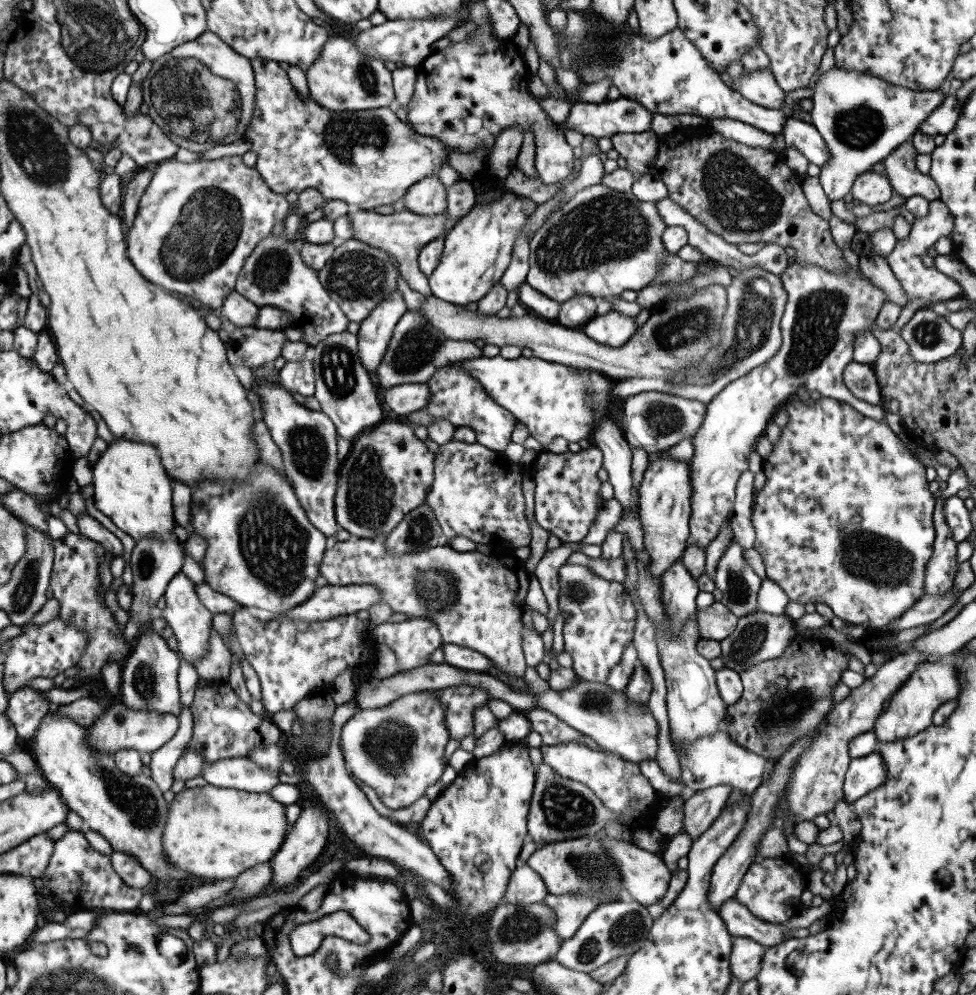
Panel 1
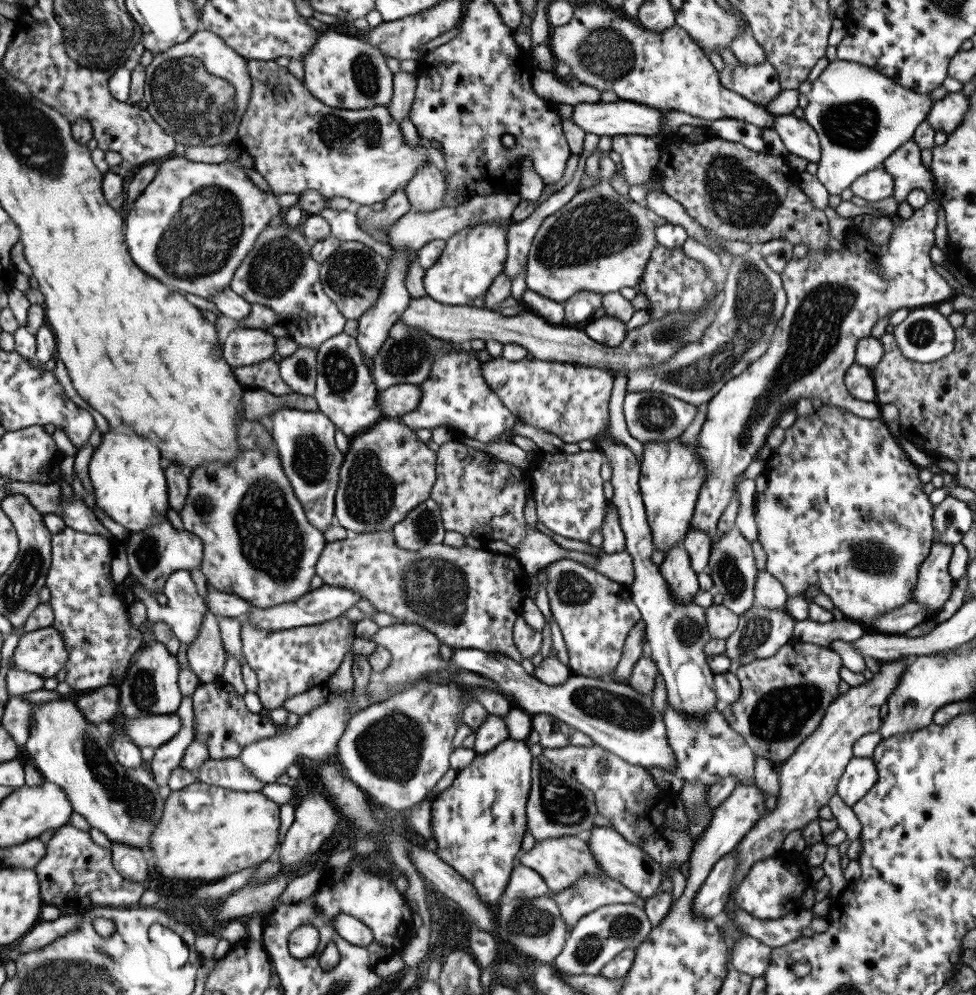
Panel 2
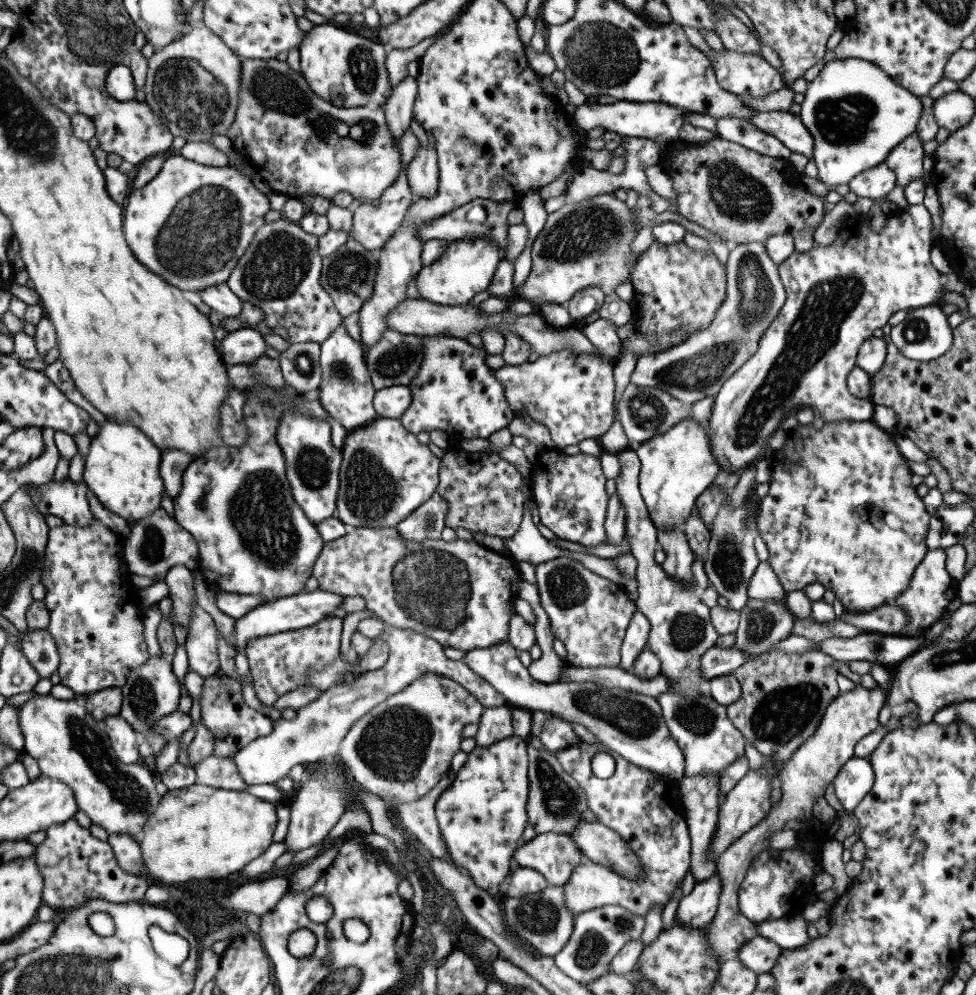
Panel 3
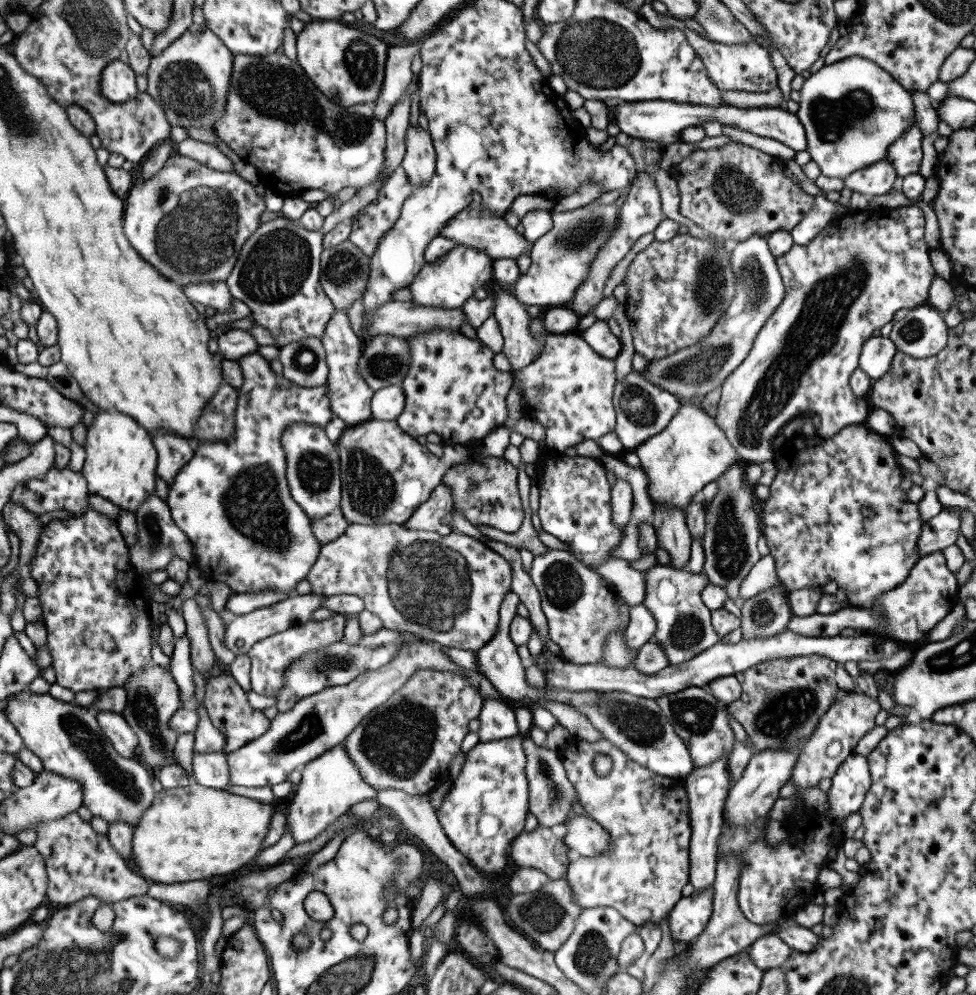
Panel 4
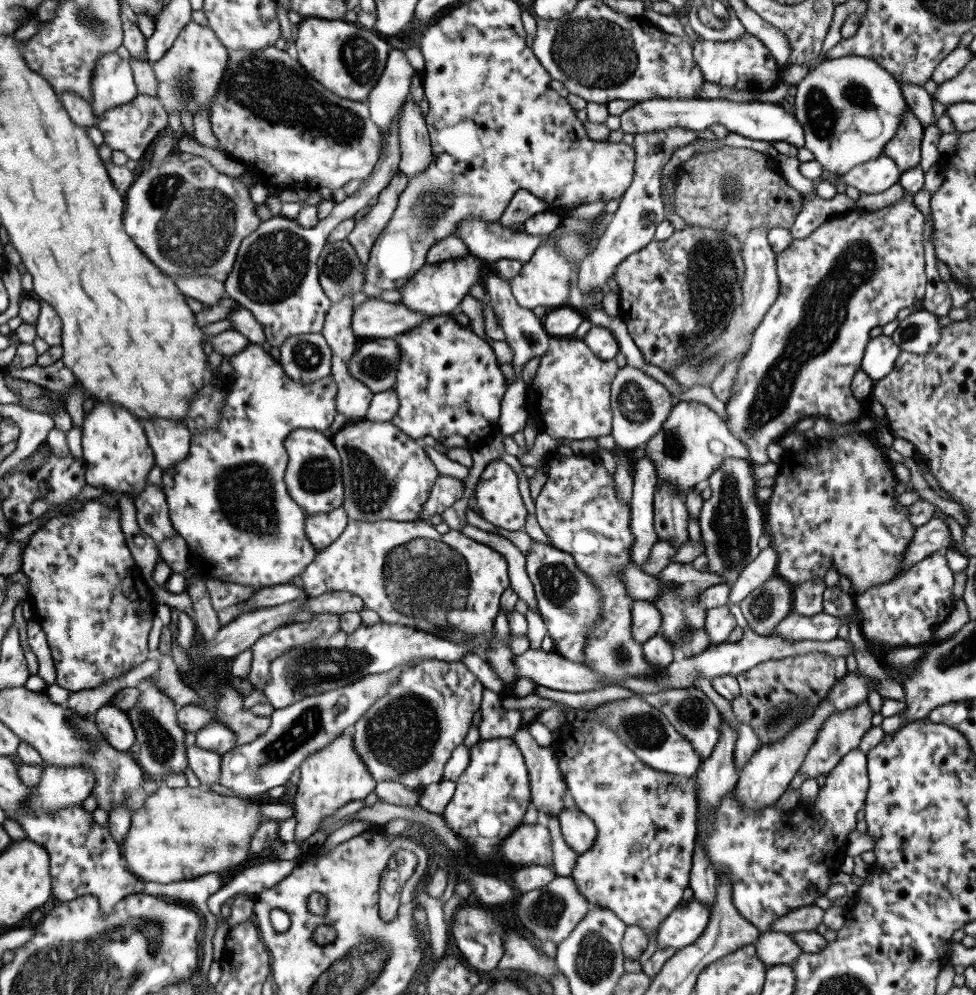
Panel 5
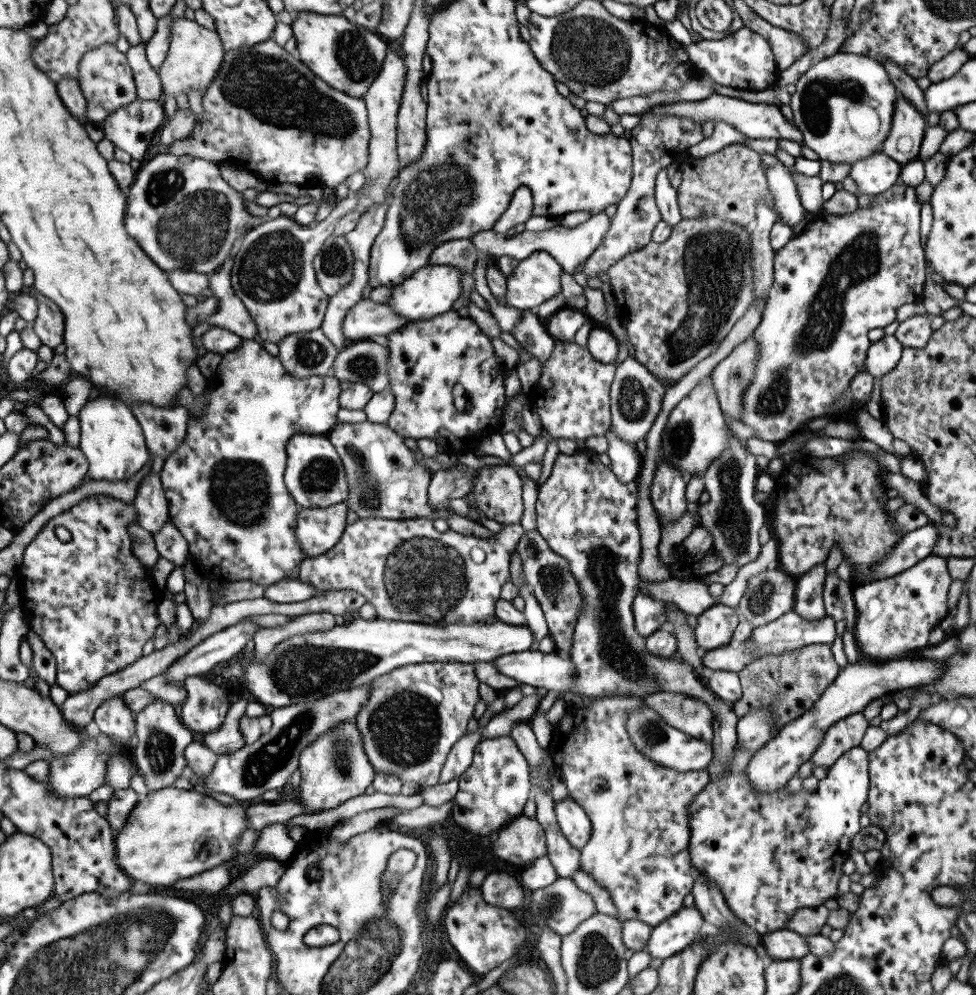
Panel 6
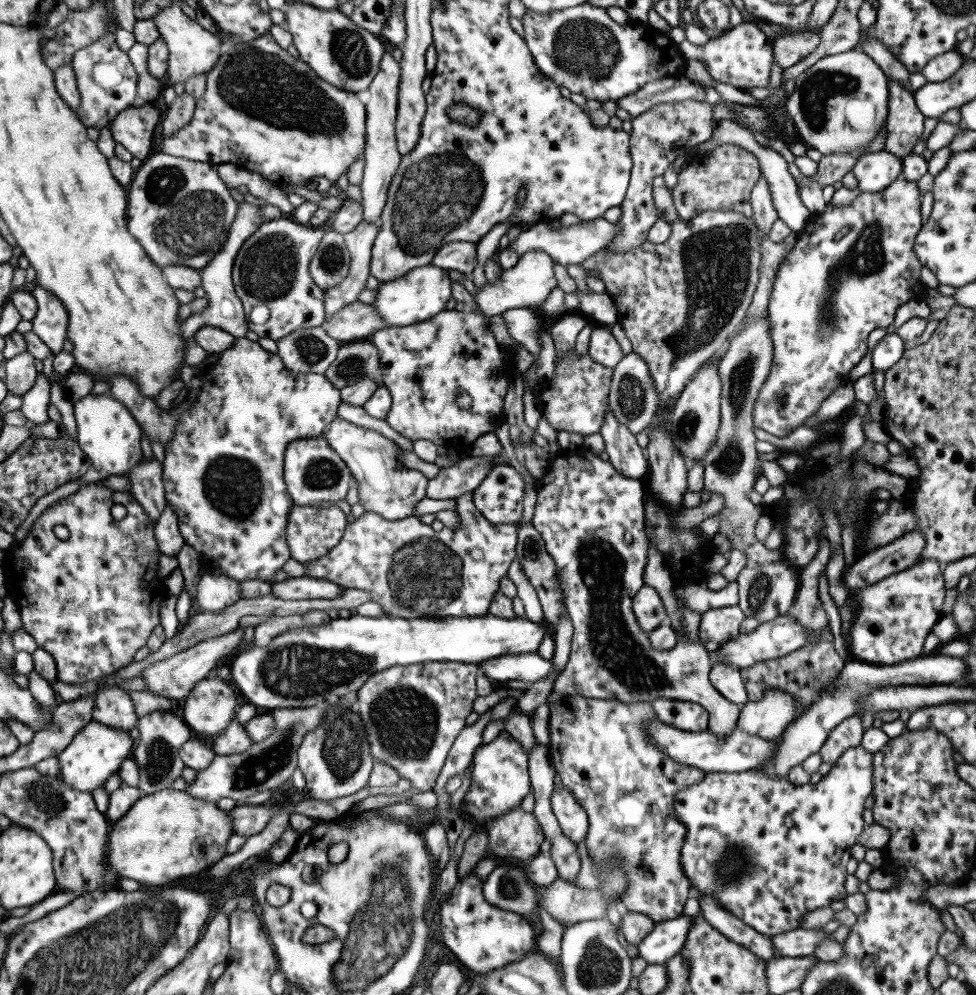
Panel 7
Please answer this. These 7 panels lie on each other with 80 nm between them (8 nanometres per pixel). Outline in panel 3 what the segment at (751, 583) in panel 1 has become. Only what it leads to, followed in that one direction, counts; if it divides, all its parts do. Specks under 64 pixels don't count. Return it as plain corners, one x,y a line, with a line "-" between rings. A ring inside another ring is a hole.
728,493
712,524
707,526
710,535
703,568
708,578
708,584
717,591
718,596
725,598
729,609
739,614
739,610
749,599
747,596
748,580
759,563
753,546
753,539
757,532
751,532
744,523
749,516
749,508
753,505
747,505
747,501
744,501
742,504
737,504
736,508
728,508
729,502
730,495

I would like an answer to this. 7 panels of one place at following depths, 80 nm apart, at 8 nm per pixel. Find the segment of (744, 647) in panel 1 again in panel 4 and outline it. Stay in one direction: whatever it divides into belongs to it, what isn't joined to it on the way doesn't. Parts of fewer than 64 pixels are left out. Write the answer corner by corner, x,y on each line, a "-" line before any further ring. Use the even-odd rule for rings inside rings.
780,585
755,594
739,604
741,639
769,638
783,632
793,616

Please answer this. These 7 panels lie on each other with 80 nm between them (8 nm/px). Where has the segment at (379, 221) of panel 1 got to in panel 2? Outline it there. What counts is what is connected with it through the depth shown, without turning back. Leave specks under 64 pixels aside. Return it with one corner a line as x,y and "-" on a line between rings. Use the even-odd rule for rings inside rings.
516,191
505,194
488,194
472,196
461,206
439,207
426,213
407,211
395,222
392,222
385,230
386,244
392,248
400,248
408,256
408,267
404,274
404,285
410,298
417,299
426,296
423,286
424,268
417,264
417,251
431,240
446,241
455,232
475,223
492,223
501,221
504,223
517,206
519,196

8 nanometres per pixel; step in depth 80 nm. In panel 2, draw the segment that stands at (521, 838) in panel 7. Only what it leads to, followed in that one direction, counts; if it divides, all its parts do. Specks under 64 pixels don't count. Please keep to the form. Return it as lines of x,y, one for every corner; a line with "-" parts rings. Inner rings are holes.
565,836
565,837
550,837
543,841
535,842
530,850
523,853
519,852
517,856
517,864
531,868
537,872
547,889
551,893
565,891
570,888
579,877
589,875
589,877
597,877
599,875
599,866
597,861
591,856
587,842
583,836

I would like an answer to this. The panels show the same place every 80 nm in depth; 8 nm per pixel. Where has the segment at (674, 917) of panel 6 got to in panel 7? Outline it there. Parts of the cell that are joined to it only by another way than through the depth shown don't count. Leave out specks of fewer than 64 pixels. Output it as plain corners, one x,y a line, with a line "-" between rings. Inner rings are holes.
684,913
677,918
655,923
652,931
636,946
637,955
648,965
661,965
683,949
691,923
692,917

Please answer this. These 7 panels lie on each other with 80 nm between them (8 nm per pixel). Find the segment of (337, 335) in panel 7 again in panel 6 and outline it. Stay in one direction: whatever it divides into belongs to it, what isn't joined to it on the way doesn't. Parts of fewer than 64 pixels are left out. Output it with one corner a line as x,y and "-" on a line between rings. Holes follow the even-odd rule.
369,299
358,300
341,322
343,337
350,342
381,339
393,330
405,327
408,320
385,303
376,303

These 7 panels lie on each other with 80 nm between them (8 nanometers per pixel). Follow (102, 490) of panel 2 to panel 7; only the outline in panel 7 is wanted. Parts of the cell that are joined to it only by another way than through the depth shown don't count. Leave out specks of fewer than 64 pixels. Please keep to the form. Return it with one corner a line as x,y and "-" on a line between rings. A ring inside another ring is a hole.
91,394
73,407
77,422
77,441
91,458
93,469
103,470
109,476
125,476
141,461
141,430
137,426
138,422
133,420
134,415
121,401
109,396

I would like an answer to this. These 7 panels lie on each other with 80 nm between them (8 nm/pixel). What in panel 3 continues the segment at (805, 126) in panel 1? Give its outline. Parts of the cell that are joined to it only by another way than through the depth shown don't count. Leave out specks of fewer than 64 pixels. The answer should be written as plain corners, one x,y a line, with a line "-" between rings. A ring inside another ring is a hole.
770,111
770,112
757,112
752,114
750,118
745,119
745,122
749,122
751,126
755,126
757,130
769,134
780,140
792,153
797,153
807,158
812,158
813,152
813,139
809,135
809,132
804,128
801,120
799,120
798,115
794,115
789,111

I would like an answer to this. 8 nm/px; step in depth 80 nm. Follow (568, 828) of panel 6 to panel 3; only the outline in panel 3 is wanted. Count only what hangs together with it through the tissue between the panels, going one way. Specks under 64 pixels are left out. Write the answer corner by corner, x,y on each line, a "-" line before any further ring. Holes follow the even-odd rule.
583,820
567,836
585,858
599,864
599,867
609,867
627,879
641,877
635,854
609,827
599,822
589,823

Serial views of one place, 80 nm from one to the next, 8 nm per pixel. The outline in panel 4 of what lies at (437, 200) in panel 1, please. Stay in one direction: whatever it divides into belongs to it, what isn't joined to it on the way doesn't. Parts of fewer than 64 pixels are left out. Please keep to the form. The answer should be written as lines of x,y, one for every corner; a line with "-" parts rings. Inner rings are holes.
409,123
407,131
405,131
404,155
400,162
400,165
403,167
406,177
408,178
409,184
413,187
422,186
422,184
430,182
434,173
435,161
436,154
434,153
434,146
432,145
430,135
423,131
418,124
417,127
412,127

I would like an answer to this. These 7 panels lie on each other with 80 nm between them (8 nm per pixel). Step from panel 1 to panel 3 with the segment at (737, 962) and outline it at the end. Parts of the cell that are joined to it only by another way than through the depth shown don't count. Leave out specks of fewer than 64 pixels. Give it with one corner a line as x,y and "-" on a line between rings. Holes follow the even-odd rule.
761,936
751,938
737,951
737,960
755,974
770,972
783,949

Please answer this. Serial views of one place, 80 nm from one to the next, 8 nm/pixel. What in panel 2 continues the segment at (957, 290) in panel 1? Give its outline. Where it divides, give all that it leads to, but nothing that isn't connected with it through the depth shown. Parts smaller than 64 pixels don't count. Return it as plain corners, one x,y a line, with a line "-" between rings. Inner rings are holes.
926,202
921,208
913,209
911,217
907,219
901,218
901,224
898,227
892,227
892,233
889,240
882,244
881,246
875,246
868,238
867,230
857,229
850,235
848,235
845,241
842,243
843,251
833,251
830,250
828,254
819,254
818,252
808,252
801,259
789,259
783,270
779,273
780,279
782,280
782,287
786,292
786,305
784,306
781,318
775,323
775,330
773,330
773,337
771,337
771,343
769,343
769,348
765,348
765,353
759,357
759,359
753,361
743,373
739,376
732,377
727,380
723,387
706,403
706,416
699,432
696,436
696,451
705,467
705,481
703,481
702,487
699,489
695,504
693,516
690,520
690,526
696,528
701,532
704,532
709,537
712,537
716,533
716,524
718,518
722,515
725,507
730,503
731,497
734,495
734,483
737,478
741,476
746,471
749,471
751,462
753,462
758,454
758,449
763,446
766,441
766,436
768,432
776,426
776,420
779,416
793,409
797,400
800,398
812,399
816,397
820,400
821,406
831,406
831,408
841,408
843,412
849,412
858,417
863,417
866,419
877,419
880,418
879,405
871,402
864,402
863,400
856,400
851,397
851,394
847,392
844,386
843,378
845,370
854,363
854,348
857,346
857,342
861,338
870,335
870,330
872,326
883,316
894,312
898,308
908,308
913,309
923,306
935,306
941,301
950,300
956,293
949,287
949,284
941,277
931,266
931,260
929,259
929,249
934,245
933,243
933,229
937,226
937,212
935,211
935,206
937,203

